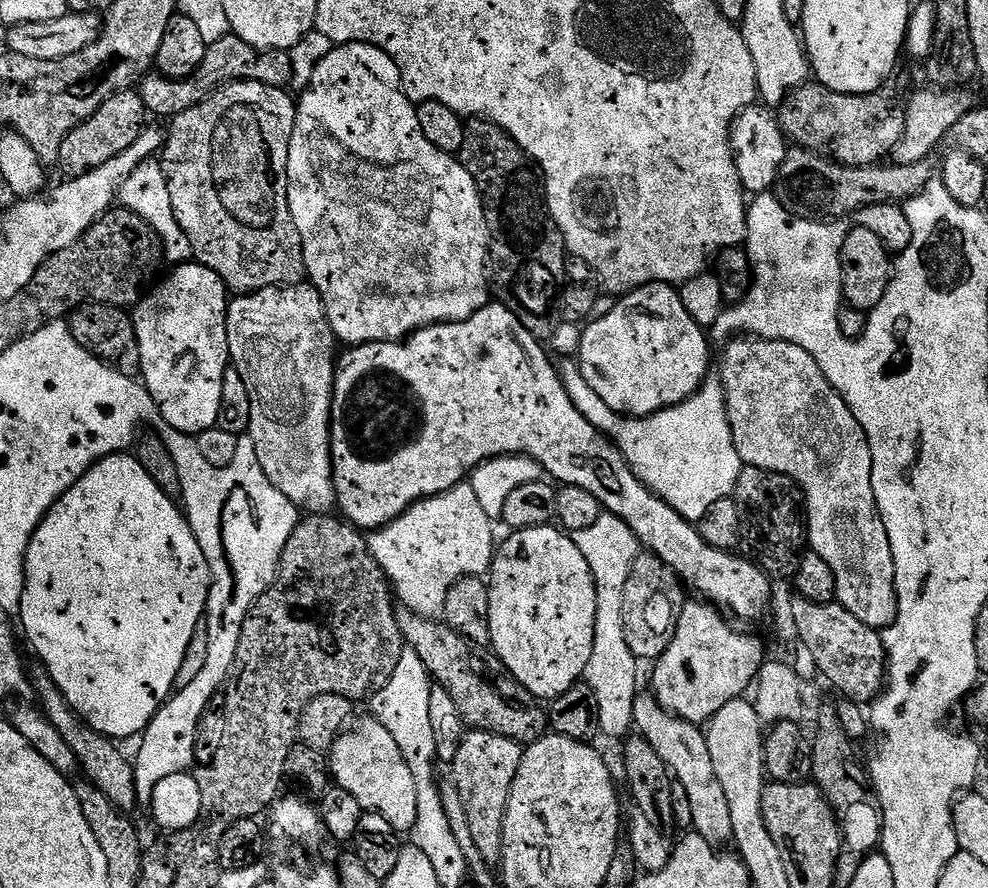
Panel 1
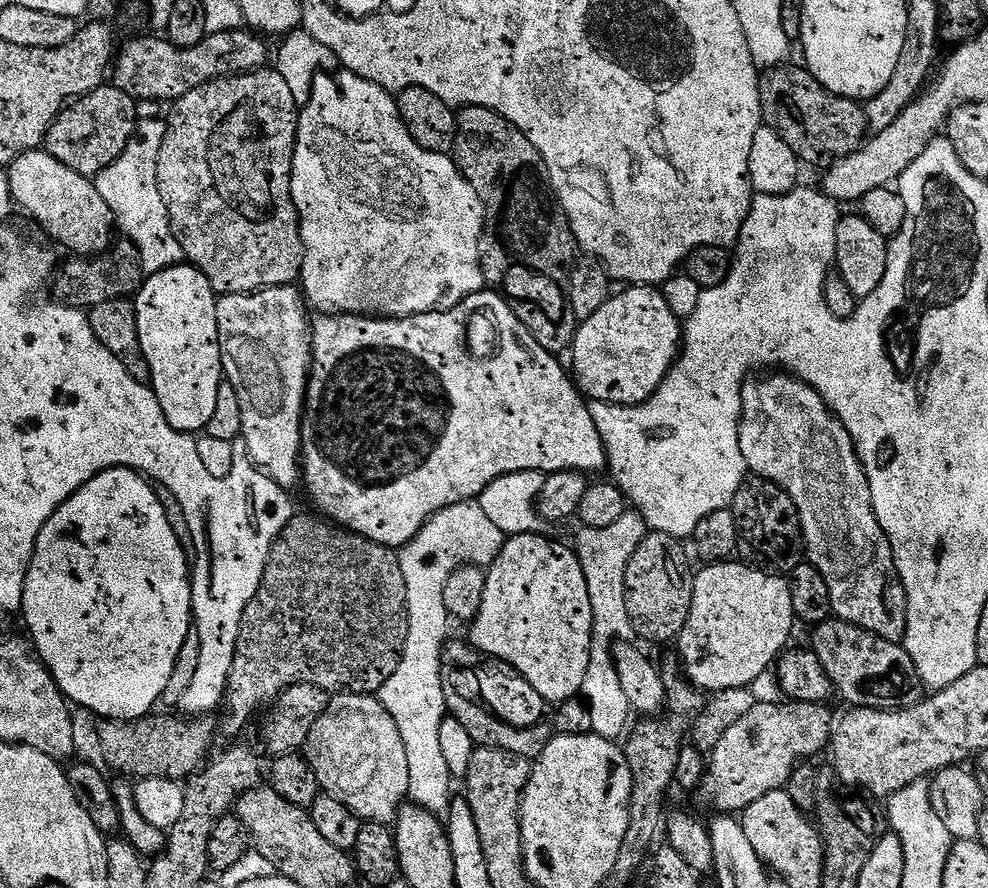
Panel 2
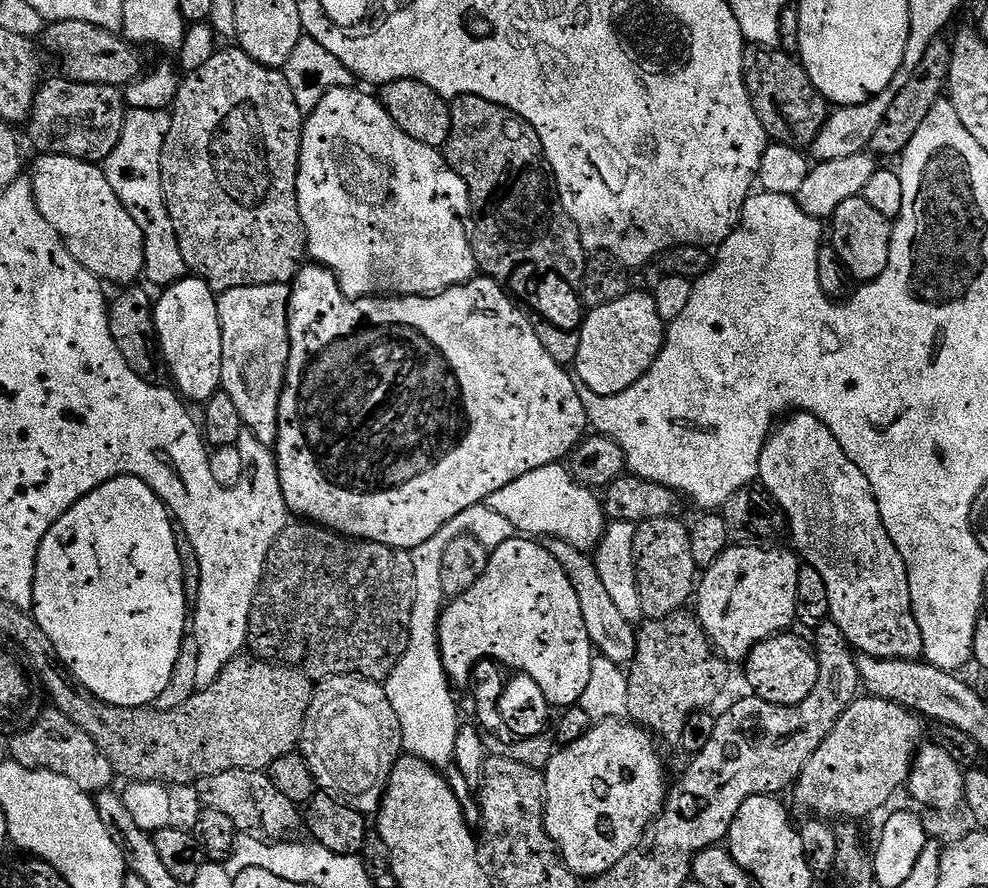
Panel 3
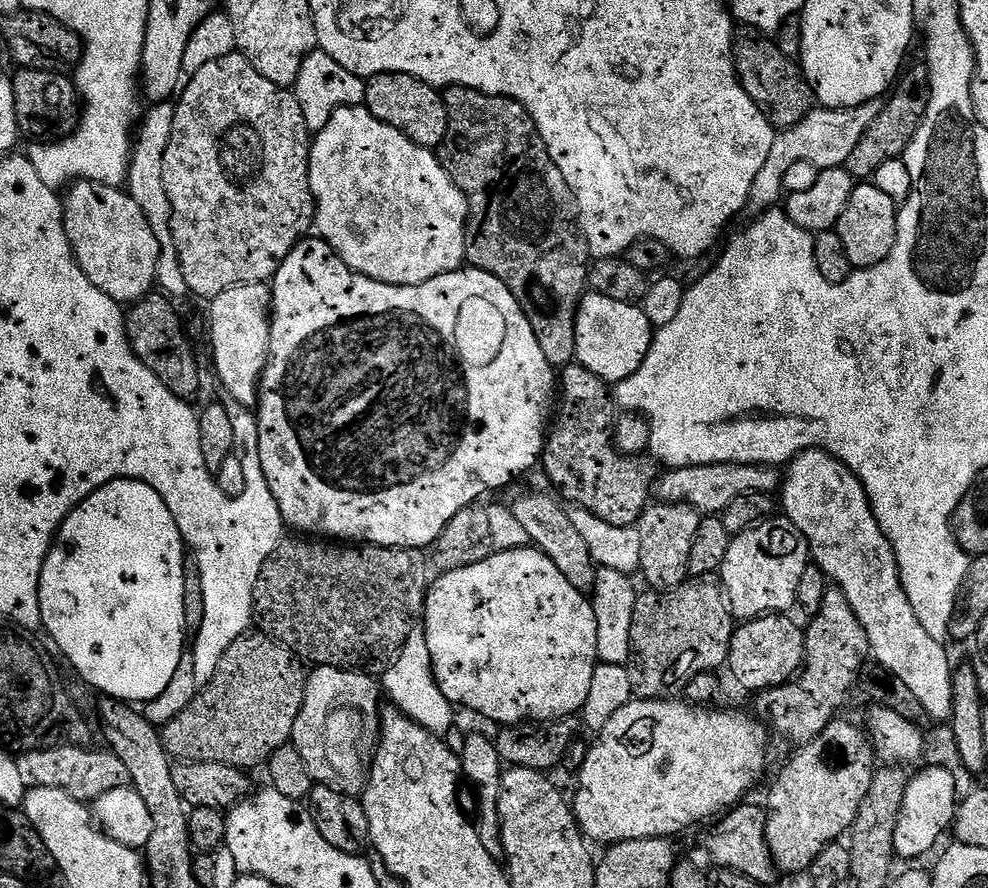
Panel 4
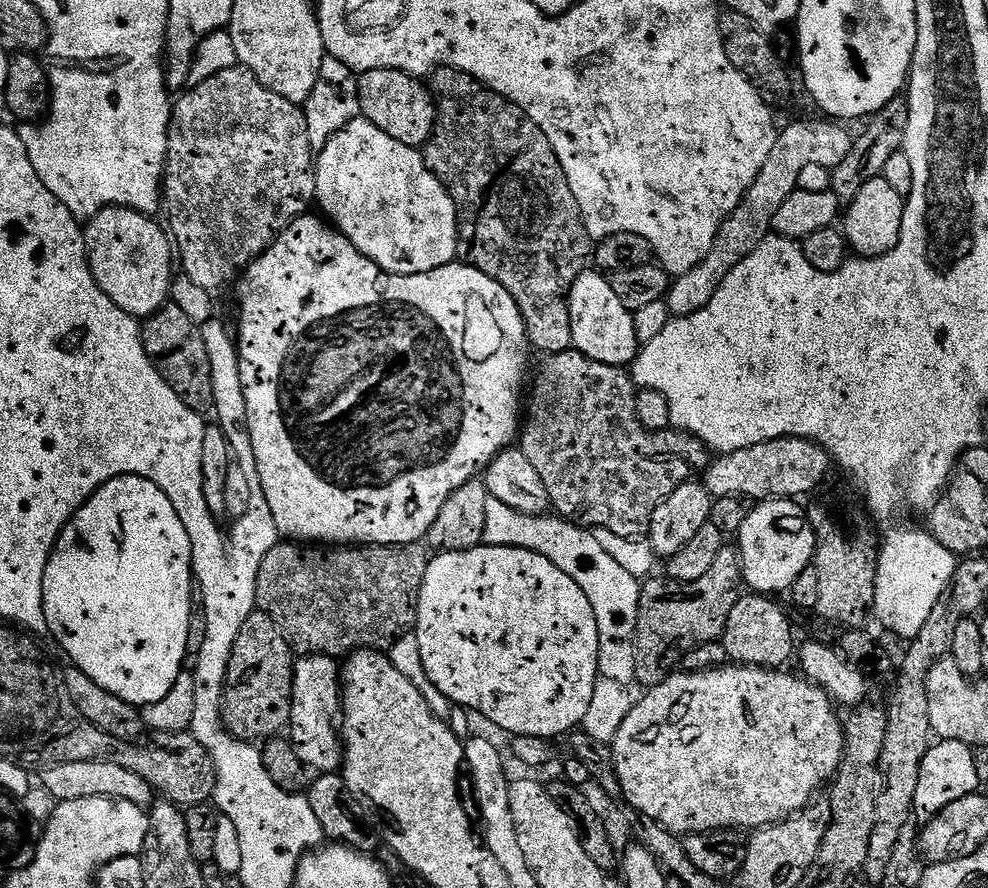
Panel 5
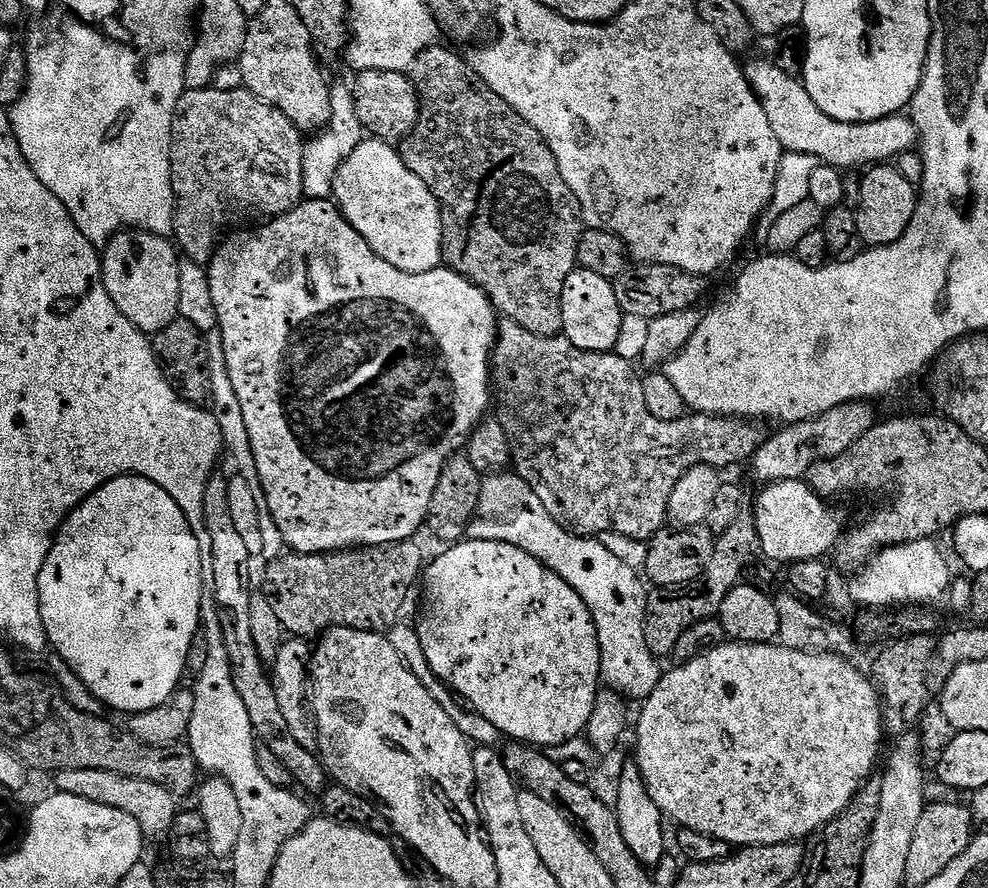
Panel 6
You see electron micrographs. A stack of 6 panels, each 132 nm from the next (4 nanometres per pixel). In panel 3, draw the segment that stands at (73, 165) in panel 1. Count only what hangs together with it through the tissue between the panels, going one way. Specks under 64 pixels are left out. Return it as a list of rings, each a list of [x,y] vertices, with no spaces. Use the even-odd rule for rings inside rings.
[[[67,78],[45,79],[36,91],[31,116],[26,121],[28,136],[37,153],[103,162],[118,146],[124,125],[124,93],[109,84],[83,84]]]

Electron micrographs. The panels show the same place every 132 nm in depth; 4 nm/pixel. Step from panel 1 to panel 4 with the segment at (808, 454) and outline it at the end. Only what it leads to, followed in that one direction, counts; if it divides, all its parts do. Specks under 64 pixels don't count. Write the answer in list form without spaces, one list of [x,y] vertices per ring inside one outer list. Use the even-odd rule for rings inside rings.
[[[808,448],[792,457],[786,471],[783,473],[782,487],[778,492],[778,496],[784,499],[783,515],[790,522],[794,522],[798,530],[802,530],[814,563],[823,570],[824,575],[835,587],[846,594],[850,610],[858,614],[858,622],[862,622],[862,628],[866,630],[866,638],[872,647],[871,655],[875,663],[902,678],[902,682],[906,682],[906,687],[914,693],[914,698],[918,698],[925,717],[933,716],[932,720],[936,722],[951,721],[954,664],[948,661],[945,645],[939,640],[929,640],[922,622],[918,622],[918,614],[914,614],[906,598],[906,590],[902,586],[896,555],[882,526],[878,526],[878,518],[862,482],[841,460],[822,448]]]

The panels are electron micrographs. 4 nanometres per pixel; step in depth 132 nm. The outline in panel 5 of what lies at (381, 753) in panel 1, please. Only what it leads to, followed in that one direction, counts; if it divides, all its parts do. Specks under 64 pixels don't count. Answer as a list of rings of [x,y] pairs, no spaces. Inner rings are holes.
[[[300,656],[292,665],[292,705],[288,728],[298,758],[302,758],[302,762],[306,762],[313,773],[341,771],[344,745],[337,724],[341,712],[342,670],[337,661],[330,656]]]

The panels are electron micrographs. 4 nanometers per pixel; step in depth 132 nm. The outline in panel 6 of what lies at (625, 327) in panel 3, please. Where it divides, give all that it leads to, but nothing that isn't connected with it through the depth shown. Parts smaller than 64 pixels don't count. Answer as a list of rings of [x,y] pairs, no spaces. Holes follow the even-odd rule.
[[[579,266],[570,274],[570,278],[566,278],[566,286],[562,286],[563,335],[568,337],[571,344],[578,346],[578,350],[610,352],[615,349],[624,312],[618,306],[612,286],[613,281],[602,278],[602,274],[594,274],[594,270]]]

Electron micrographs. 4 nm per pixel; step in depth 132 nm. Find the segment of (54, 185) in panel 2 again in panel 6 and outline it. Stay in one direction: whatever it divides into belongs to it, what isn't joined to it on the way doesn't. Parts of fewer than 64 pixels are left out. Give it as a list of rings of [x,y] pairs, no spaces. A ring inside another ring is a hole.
[[[129,228],[116,233],[102,248],[104,285],[118,310],[139,331],[155,334],[166,330],[180,315],[179,276],[181,253],[169,237]]]

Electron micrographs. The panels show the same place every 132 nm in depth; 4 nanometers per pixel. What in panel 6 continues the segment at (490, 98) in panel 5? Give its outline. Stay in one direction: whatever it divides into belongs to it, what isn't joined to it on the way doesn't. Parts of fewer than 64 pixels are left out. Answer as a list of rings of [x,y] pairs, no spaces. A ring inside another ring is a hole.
[[[433,46],[422,50],[416,56],[416,61],[412,63],[410,75],[412,84],[416,87],[416,93],[420,99],[420,117],[414,126],[414,130],[399,145],[398,151],[406,166],[426,182],[426,186],[434,194],[434,198],[440,204],[440,213],[442,214],[442,226],[444,227],[444,260],[447,267],[452,271],[462,274],[471,284],[476,284],[488,299],[492,302],[492,307],[505,320],[518,322],[524,330],[530,330],[530,334],[535,336],[559,336],[564,331],[562,326],[562,286],[566,286],[566,278],[578,267],[576,259],[578,258],[578,242],[580,235],[585,230],[584,214],[580,211],[580,203],[574,198],[570,186],[566,186],[566,178],[562,178],[562,170],[558,170],[558,162],[550,150],[550,146],[486,82],[482,82],[479,74],[473,70],[471,63],[467,59],[463,60],[456,52],[451,52],[448,48]]]

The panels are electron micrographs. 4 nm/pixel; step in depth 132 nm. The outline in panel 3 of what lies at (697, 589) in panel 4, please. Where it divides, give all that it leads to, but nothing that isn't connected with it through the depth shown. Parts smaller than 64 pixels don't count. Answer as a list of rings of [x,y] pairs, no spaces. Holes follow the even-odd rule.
[[[681,610],[661,620],[645,619],[636,634],[636,657],[626,672],[630,694],[628,716],[661,741],[679,741],[682,726],[686,726],[686,718],[695,712],[711,709],[711,704],[723,694],[724,687],[728,684],[729,661],[712,647],[710,638],[695,615],[688,613],[687,616],[686,613],[687,611]]]

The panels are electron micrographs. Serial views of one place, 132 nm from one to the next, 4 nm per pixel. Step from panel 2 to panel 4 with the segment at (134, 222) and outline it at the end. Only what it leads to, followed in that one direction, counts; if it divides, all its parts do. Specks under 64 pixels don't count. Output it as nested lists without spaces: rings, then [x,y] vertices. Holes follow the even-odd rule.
[[[156,102],[152,109],[143,113],[138,124],[138,131],[134,136],[132,146],[132,161],[128,164],[128,178],[126,191],[128,195],[142,206],[142,214],[146,214],[148,225],[154,230],[154,234],[161,244],[160,257],[158,258],[158,270],[156,271],[156,283],[159,291],[169,298],[189,295],[186,286],[186,278],[182,274],[182,266],[178,262],[178,250],[171,246],[172,243],[172,207],[170,198],[166,198],[166,186],[162,178],[162,166],[166,158],[166,146],[170,146],[170,134],[174,130],[174,114],[176,105],[172,102]]]

